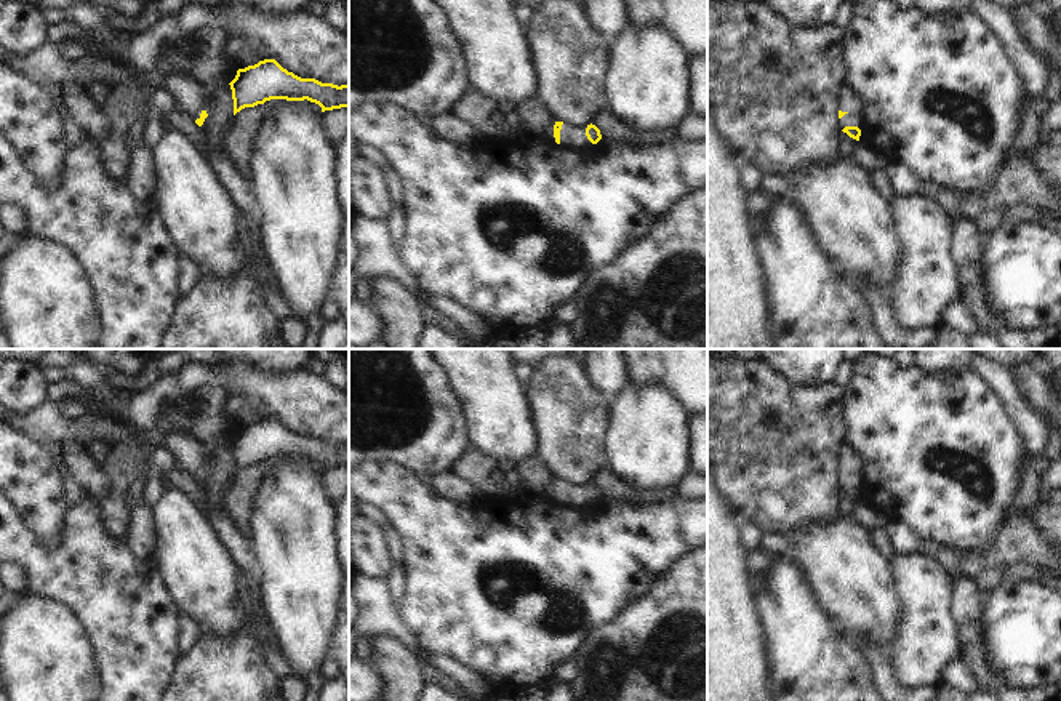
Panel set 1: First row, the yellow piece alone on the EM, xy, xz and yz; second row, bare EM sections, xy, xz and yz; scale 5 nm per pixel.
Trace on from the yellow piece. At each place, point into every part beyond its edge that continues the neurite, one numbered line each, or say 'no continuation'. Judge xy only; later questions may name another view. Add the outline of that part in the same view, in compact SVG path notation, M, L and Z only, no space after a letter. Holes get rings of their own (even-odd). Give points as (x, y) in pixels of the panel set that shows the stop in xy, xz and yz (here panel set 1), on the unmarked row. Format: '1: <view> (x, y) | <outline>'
1: xy (44, 423) | M46 400L27 415L2 413L2 416L6 424L35 443L70 440L86 448L93 442L109 447L117 443L133 447L136 442L142 442L149 447L166 448L173 455L174 467L187 472L192 479L200 477L206 467L206 451L182 431L171 431L166 435L157 431L146 432L131 424L118 424L88 413L69 421L56 411L53 402Z

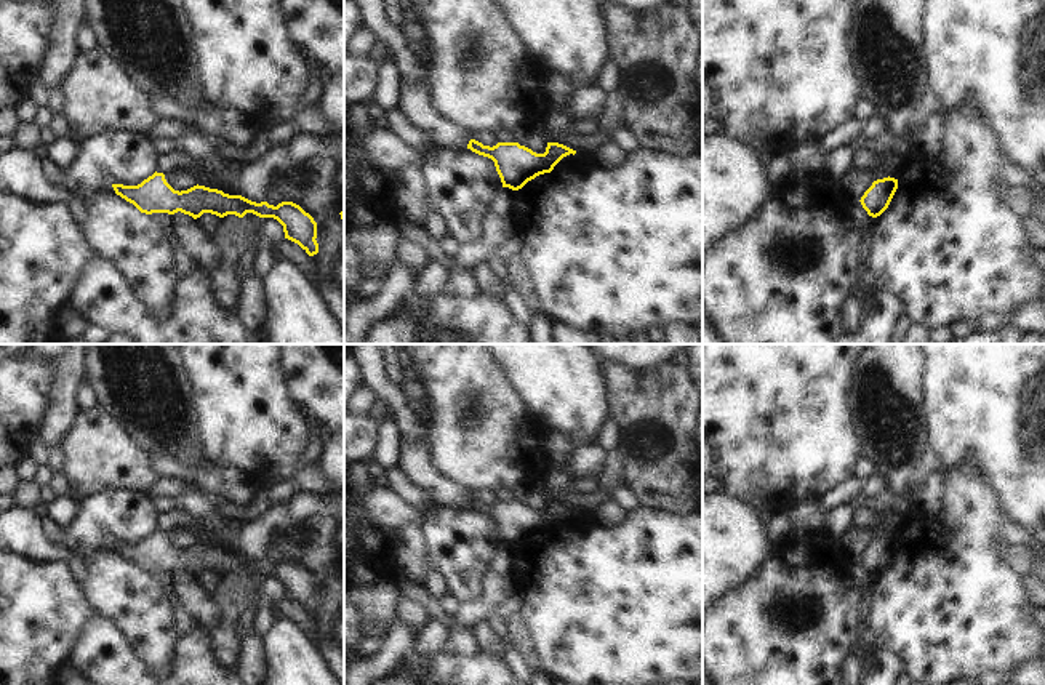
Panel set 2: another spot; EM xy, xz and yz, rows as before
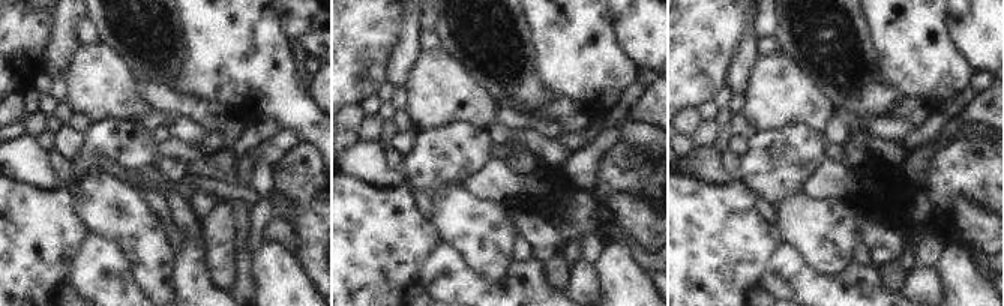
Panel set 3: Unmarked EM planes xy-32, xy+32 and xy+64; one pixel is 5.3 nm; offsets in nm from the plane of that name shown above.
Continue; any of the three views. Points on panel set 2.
no continuation

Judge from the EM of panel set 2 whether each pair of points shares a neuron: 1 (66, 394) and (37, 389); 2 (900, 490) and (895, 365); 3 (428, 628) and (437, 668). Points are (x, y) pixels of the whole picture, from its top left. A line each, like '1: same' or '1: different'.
1: different
2: same
3: different

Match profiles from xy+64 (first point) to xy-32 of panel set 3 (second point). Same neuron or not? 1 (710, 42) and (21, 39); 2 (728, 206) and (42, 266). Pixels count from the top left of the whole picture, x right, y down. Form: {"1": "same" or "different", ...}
{"1": "same", "2": "same"}

